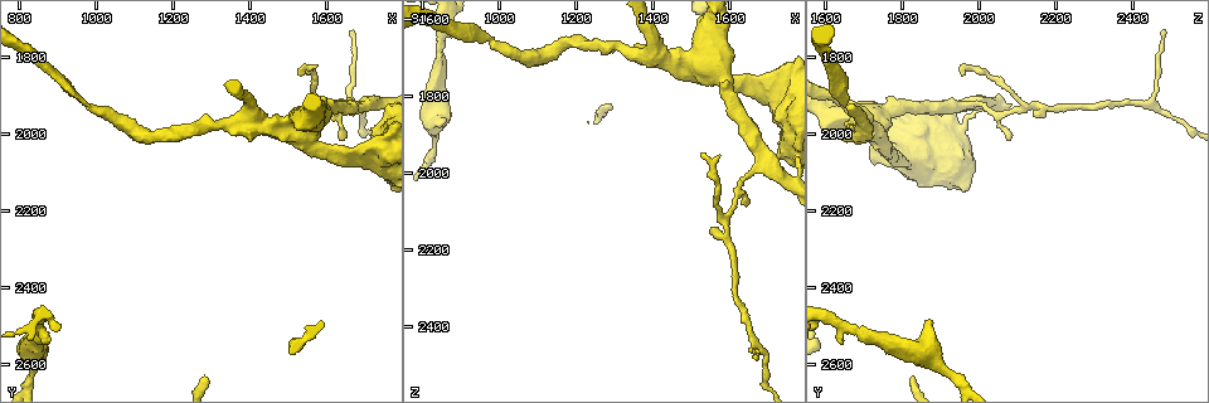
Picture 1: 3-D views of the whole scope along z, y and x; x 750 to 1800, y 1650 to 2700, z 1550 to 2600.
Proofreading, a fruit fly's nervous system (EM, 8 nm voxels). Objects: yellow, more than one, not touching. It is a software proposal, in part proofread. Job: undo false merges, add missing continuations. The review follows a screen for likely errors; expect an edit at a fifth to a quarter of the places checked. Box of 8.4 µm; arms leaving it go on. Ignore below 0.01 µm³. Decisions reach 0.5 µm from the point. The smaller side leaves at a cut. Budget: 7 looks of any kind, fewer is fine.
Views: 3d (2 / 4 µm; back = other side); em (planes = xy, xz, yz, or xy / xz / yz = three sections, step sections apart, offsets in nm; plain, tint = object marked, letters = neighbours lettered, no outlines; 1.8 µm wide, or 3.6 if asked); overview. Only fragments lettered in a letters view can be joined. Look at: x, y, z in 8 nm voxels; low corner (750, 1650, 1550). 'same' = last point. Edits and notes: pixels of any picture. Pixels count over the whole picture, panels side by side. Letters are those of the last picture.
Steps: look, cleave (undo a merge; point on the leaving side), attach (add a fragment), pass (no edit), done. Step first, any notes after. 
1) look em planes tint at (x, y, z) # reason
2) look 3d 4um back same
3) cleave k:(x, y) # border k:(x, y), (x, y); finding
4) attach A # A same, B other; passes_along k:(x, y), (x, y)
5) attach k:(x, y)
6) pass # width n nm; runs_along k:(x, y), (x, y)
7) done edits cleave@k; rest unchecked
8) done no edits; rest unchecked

look em planes plain at (855, 2490, 1875) # an open end

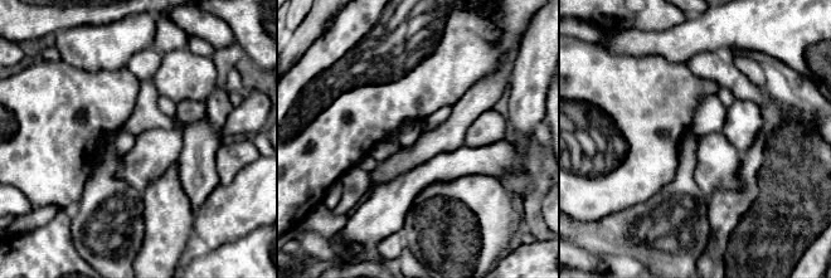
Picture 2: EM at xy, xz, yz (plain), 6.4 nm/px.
look em planes letters same

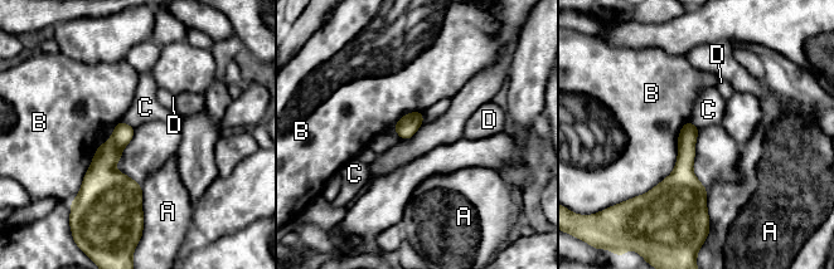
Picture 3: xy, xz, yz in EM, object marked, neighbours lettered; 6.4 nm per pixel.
pass # A other, B other, C other, D other; border 3:(121, 121), (134, 128); none of them fits

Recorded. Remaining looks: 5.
look 3d 2um at (1595, 1930, 2110) # three arms meet

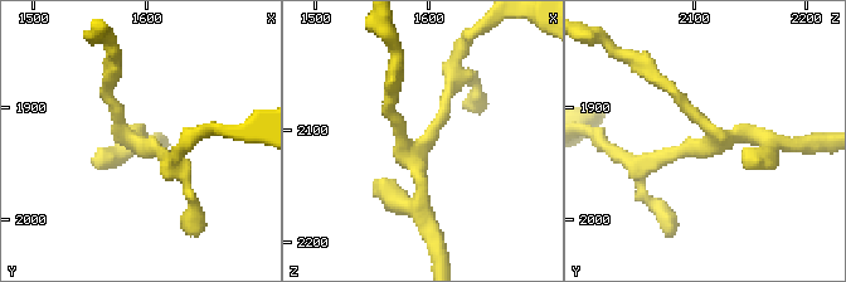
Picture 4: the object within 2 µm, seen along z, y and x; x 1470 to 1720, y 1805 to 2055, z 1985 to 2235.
look em planes plain at (1598, 1936, 2112) # now the EM

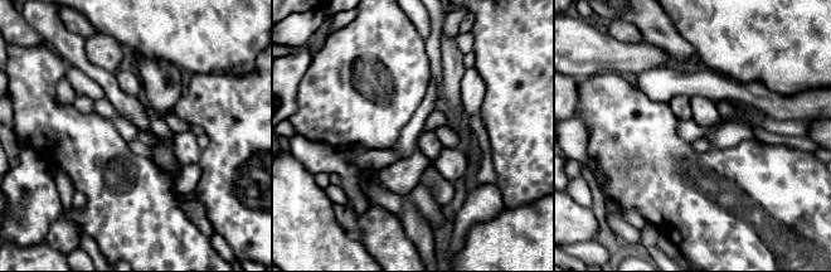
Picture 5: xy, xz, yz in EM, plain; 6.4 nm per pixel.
look em planes letters same # what lies round it

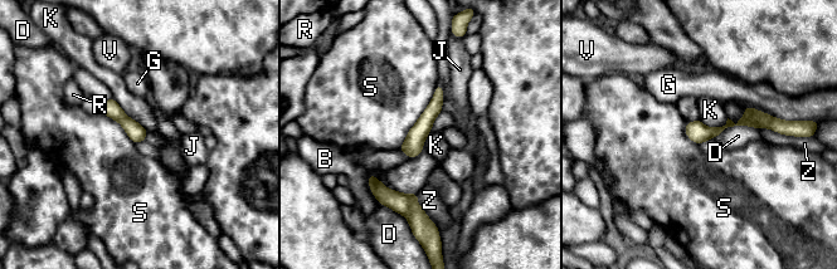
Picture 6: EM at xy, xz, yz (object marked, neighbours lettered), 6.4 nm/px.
pass # width 110 nm; B other, D other, G other, J other, K other, R other, S other, V other, Z other; border 6:(113, 97), (118, 106), (149, 132); all the same neuron

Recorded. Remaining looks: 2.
look em 3.6um planes letters at (1550, 1995, 1730) # abrupt turn

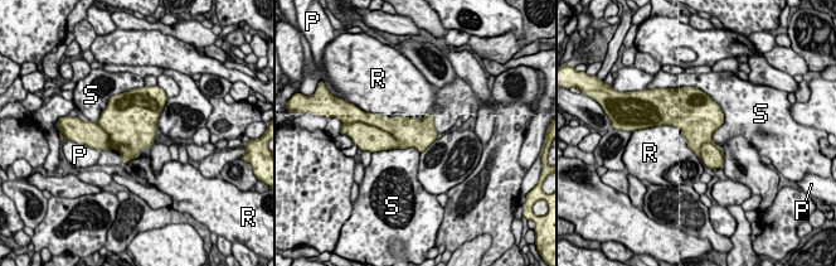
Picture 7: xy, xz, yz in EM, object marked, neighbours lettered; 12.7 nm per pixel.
cleave 7:(408, 131) # P other, R other, S other; a second neuron is stuck on

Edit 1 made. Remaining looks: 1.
done edits cleave@7; rest unchecked

